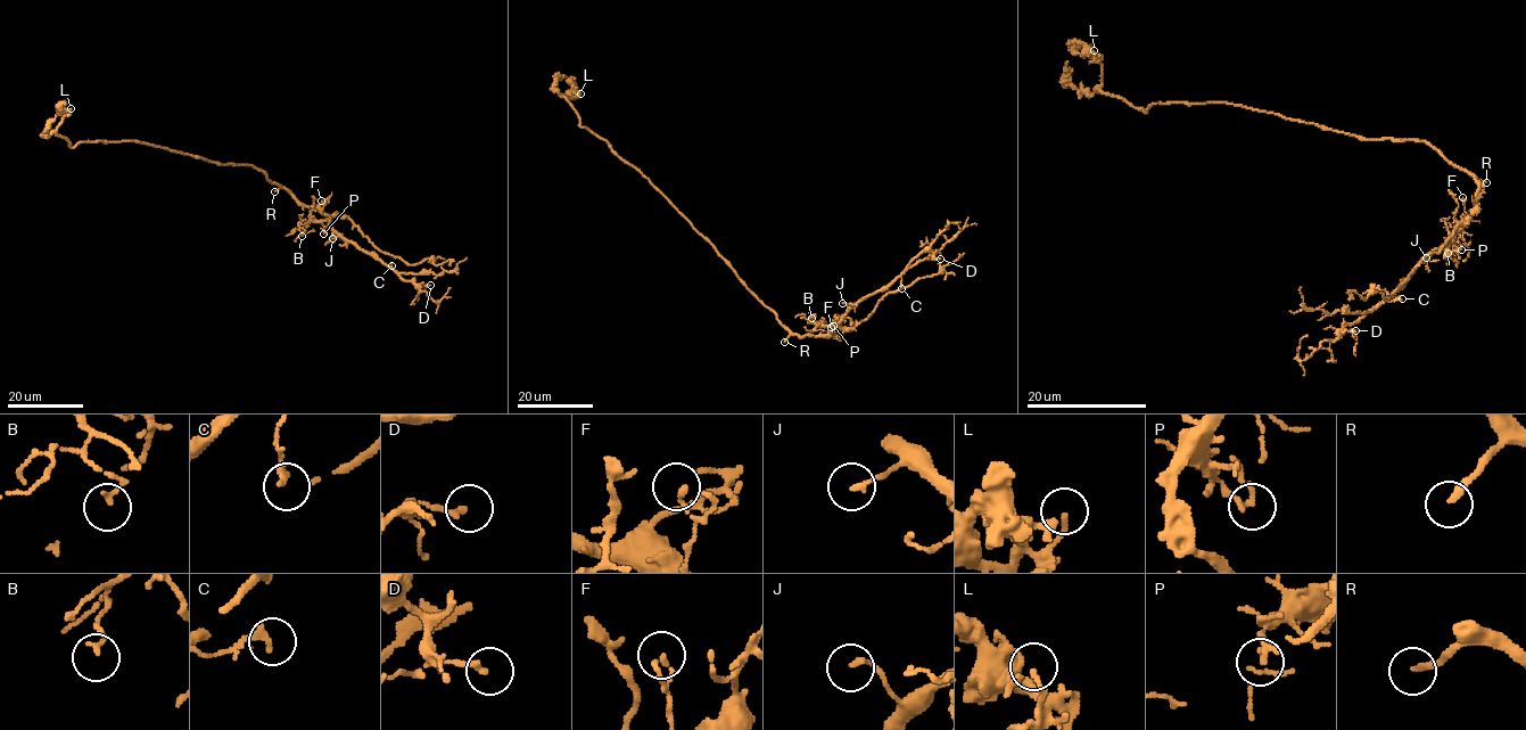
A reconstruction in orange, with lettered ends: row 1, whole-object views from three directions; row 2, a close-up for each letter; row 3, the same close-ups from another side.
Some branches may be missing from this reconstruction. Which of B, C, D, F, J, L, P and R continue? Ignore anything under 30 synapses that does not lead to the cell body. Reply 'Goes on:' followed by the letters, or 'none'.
Goes on: R

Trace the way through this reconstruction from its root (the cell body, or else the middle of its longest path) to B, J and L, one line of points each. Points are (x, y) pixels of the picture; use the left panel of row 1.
B: (242, 165), (258, 169), (300, 203), (314, 207), (328, 219), (302, 221), (302, 236)
J: (242, 165), (254, 165), (300, 203), (320, 210), (338, 235), (332, 238)
L: (242, 165), (216, 164), (135, 141), (82, 141), (71, 147), (56, 132), (62, 117), (71, 108)

